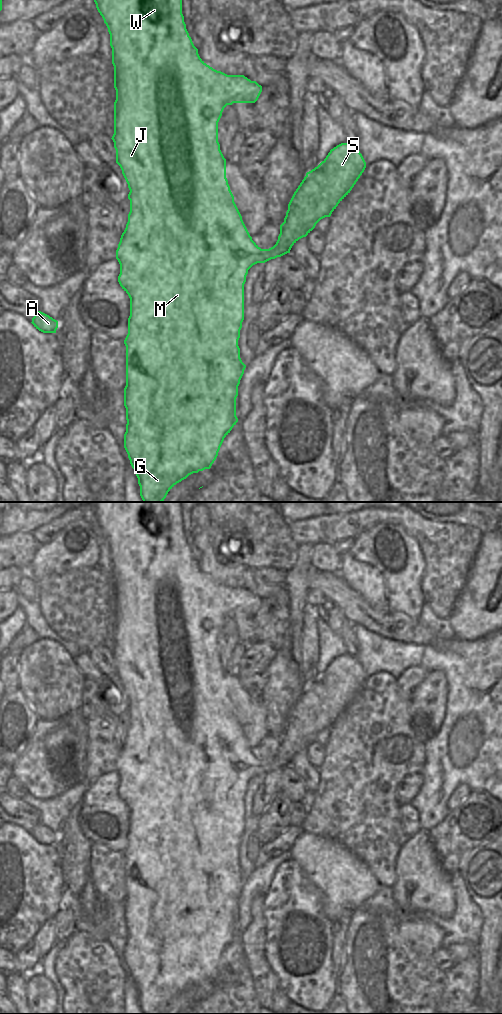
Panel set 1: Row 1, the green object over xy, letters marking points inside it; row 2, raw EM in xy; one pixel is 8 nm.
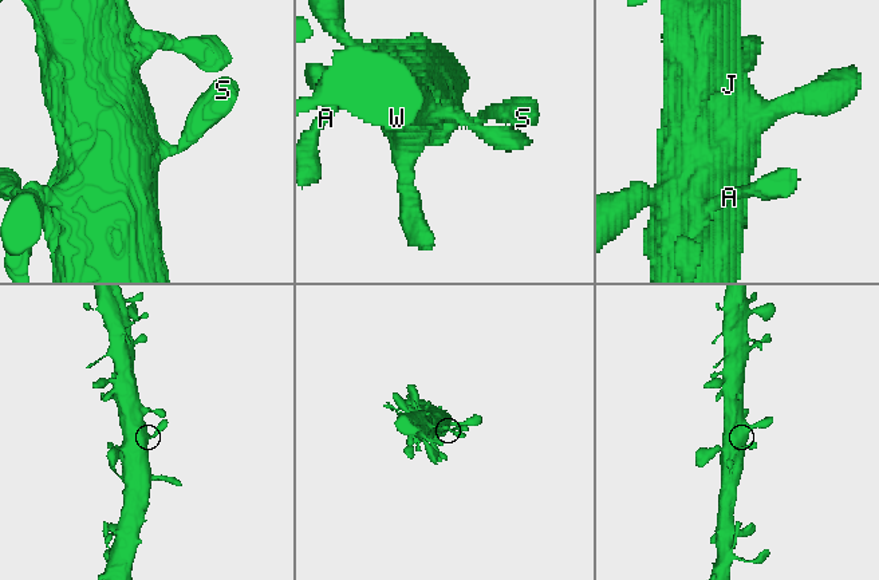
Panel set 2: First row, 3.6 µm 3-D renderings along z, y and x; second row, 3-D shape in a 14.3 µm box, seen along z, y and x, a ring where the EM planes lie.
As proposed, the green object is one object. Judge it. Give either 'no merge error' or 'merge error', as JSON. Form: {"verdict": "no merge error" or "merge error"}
{"verdict": "no merge error"}

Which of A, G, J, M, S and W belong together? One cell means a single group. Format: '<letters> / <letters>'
A G J M S W

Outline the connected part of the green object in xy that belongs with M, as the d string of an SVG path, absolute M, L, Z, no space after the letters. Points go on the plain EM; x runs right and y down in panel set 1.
M92 502L94 514L110 546L112 560L112 576L114 578L114 646L112 652L116 662L116 675L130 702L130 724L126 740L121 747L116 771L120 776L118 794L130 810L130 828L128 830L128 846L124 852L126 858L126 898L124 900L124 918L126 920L126 944L124 960L130 976L138 990L140 1008L143 1014L163 1014L168 1004L179 994L193 985L210 981L218 968L224 950L238 934L236 928L236 910L238 898L246 877L240 870L238 852L244 832L244 796L248 782L257 775L265 775L271 771L290 765L292 758L306 749L325 729L330 729L338 716L350 705L366 680L366 674L356 657L341 655L330 662L326 670L306 688L294 704L284 734L280 737L280 746L276 756L269 761L261 761L250 748L242 728L234 714L226 690L226 671L218 654L218 634L227 617L233 615L255 615L262 598L244 587L227 587L207 577L199 568L186 541L182 526L182 508L180 502Z

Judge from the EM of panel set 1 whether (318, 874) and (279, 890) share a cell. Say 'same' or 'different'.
different

